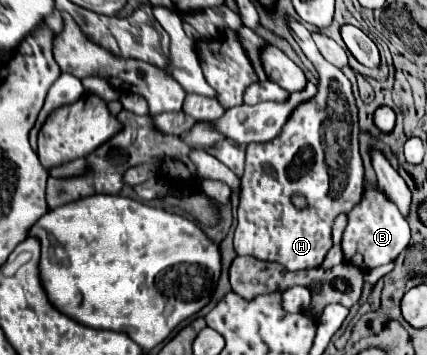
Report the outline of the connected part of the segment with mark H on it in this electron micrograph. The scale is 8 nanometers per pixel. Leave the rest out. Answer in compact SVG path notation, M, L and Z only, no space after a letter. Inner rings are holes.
M290 20L290 30L306 58L318 72L318 92L314 98L306 100L306 104L298 104L298 110L294 110L294 116L290 116L286 128L282 128L282 136L278 136L278 140L270 140L270 144L250 144L250 148L246 148L246 170L242 176L238 224L234 230L234 250L236 254L250 254L260 260L278 262L288 270L306 270L318 268L326 252L332 248L334 218L342 212L350 212L360 202L364 190L364 166L358 152L358 108L350 80L342 74L342 70L322 58L306 26ZM326 122L330 122L330 162L324 140L328 134ZM294 194L306 198L306 208L292 206Z

